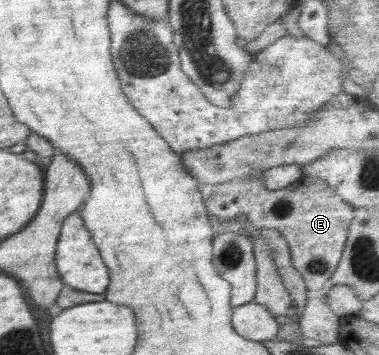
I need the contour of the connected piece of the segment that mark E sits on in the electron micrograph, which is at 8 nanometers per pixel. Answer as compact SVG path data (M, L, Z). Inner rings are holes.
M300 177L289 187L270 192L254 179L207 184L198 183L198 192L213 219L245 214L257 228L279 230L289 242L291 264L303 277L304 289L319 290L327 285L343 252L347 230L355 208L344 202L324 181Z

